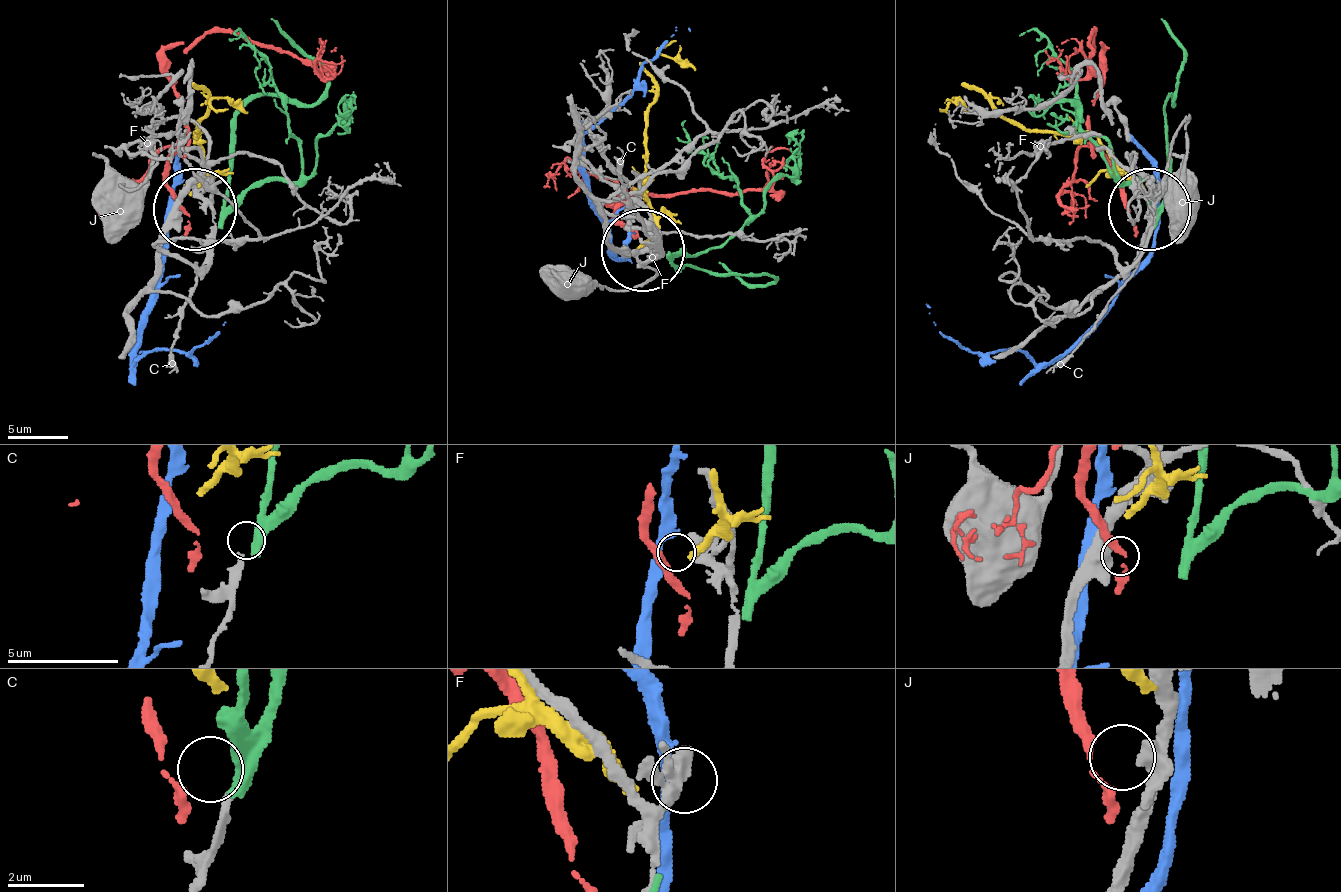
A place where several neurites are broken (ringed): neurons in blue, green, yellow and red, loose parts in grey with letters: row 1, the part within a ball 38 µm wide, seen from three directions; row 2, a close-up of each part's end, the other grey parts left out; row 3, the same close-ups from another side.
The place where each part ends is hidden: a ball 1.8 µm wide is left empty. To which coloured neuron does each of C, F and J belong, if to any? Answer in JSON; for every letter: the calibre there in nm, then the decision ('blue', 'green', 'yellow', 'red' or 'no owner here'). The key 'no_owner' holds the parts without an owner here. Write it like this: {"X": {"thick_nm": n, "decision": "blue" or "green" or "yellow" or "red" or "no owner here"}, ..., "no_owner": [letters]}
{"C": {"thick_nm": 200, "decision": "no owner here"}, "F": {"thick_nm": 320, "decision": "no owner here"}, "J": {"thick_nm": 500, "decision": "no owner here"}, "no_owner": ["C", "F", "J"]}

